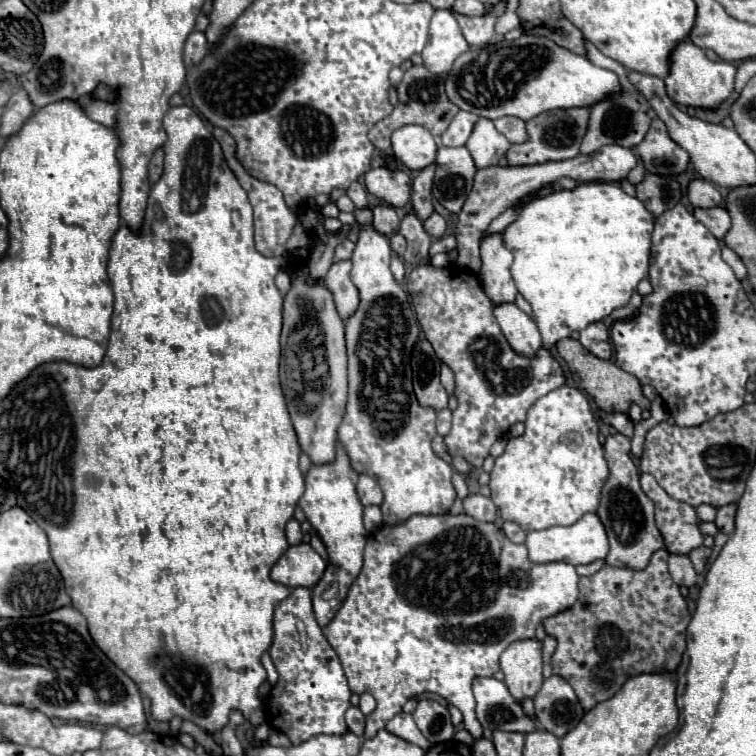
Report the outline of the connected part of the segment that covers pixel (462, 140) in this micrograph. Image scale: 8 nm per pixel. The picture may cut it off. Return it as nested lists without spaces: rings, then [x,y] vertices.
[[[459,111],[451,125],[447,127],[447,131],[441,135],[441,141],[443,145],[447,147],[459,147],[459,145],[465,145],[475,123],[477,123],[479,117],[475,117],[475,113],[467,113],[467,111]]]

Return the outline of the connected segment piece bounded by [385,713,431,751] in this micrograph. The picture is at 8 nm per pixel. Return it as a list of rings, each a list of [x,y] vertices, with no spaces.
[[[397,713],[397,715],[385,725],[385,729],[387,729],[389,733],[393,733],[393,735],[405,739],[405,741],[409,741],[409,743],[419,745],[419,747],[425,749],[425,751],[431,747],[431,741],[427,741],[427,739],[423,737],[423,733],[419,733],[419,729],[417,729],[417,725],[415,725],[415,721],[413,721],[413,715],[409,715],[409,713]]]

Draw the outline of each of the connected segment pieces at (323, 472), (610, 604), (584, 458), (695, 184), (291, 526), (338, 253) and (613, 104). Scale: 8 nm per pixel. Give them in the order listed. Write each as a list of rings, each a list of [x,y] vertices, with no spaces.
[[[337,443],[337,459],[327,465],[313,465],[309,469],[305,475],[305,493],[299,499],[299,507],[303,509],[311,527],[319,533],[329,555],[329,565],[321,581],[311,589],[315,619],[321,627],[325,627],[341,609],[351,583],[357,579],[363,567],[363,551],[368,534],[363,524],[363,505],[355,491],[357,477],[359,475],[351,469],[347,453]]]
[[[657,549],[649,565],[641,571],[627,567],[603,565],[595,575],[579,579],[579,599],[567,611],[561,611],[543,621],[547,635],[557,639],[555,653],[551,657],[553,673],[563,677],[577,693],[579,703],[585,711],[593,709],[599,701],[611,699],[623,683],[639,673],[663,673],[675,671],[685,653],[685,633],[691,621],[687,601],[679,593],[679,585],[671,579],[667,571],[667,549]]]
[[[559,387],[529,409],[525,421],[525,433],[509,439],[507,449],[495,459],[491,471],[491,499],[495,501],[501,519],[517,523],[523,531],[549,529],[553,525],[573,525],[585,513],[595,513],[599,505],[599,489],[607,479],[607,461],[603,459],[603,447],[599,443],[599,427],[589,409],[585,395],[575,387]]]
[[[693,179],[687,187],[687,199],[693,207],[715,207],[721,203],[721,193],[713,183],[705,179]]]
[[[289,519],[287,521],[287,527],[285,527],[285,535],[287,535],[287,541],[289,545],[297,545],[301,541],[301,529],[299,529],[299,523],[295,519]]]
[[[343,239],[343,241],[337,245],[337,249],[335,249],[335,261],[349,259],[349,257],[351,257],[351,253],[353,253],[353,247],[355,247],[355,243],[353,243],[353,241]]]
[[[587,43],[587,55],[589,55],[589,59],[593,59],[597,55],[599,57],[597,65],[603,65],[605,69],[611,69],[611,71],[615,71],[619,75],[621,91],[615,93],[615,95],[605,97],[605,99],[601,99],[599,103],[593,105],[591,119],[589,119],[589,129],[587,129],[587,135],[585,135],[583,143],[581,143],[581,153],[595,153],[597,149],[601,149],[605,145],[611,145],[611,143],[621,145],[621,147],[629,147],[629,149],[637,147],[639,141],[643,141],[643,137],[645,137],[645,133],[649,129],[649,123],[651,123],[651,117],[649,117],[649,101],[629,83],[627,69],[621,63],[605,57],[591,43]]]

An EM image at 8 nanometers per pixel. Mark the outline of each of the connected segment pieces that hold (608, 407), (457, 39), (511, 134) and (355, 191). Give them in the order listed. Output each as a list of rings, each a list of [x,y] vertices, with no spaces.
[[[561,339],[561,341],[557,341],[557,351],[565,359],[567,367],[577,375],[577,385],[595,399],[599,409],[603,409],[607,413],[627,413],[631,403],[639,403],[643,409],[649,407],[649,401],[641,393],[641,383],[635,377],[631,377],[631,373],[619,369],[611,361],[591,355],[579,341]]]
[[[437,9],[431,17],[429,41],[421,53],[423,65],[435,75],[447,73],[453,61],[467,49],[469,43],[465,41],[455,15],[451,11]]]
[[[501,117],[501,119],[495,119],[493,123],[495,123],[497,131],[507,137],[509,143],[523,143],[527,139],[525,123],[517,117]]]
[[[353,181],[351,187],[347,189],[347,195],[355,203],[355,207],[367,207],[367,191],[359,181]]]

